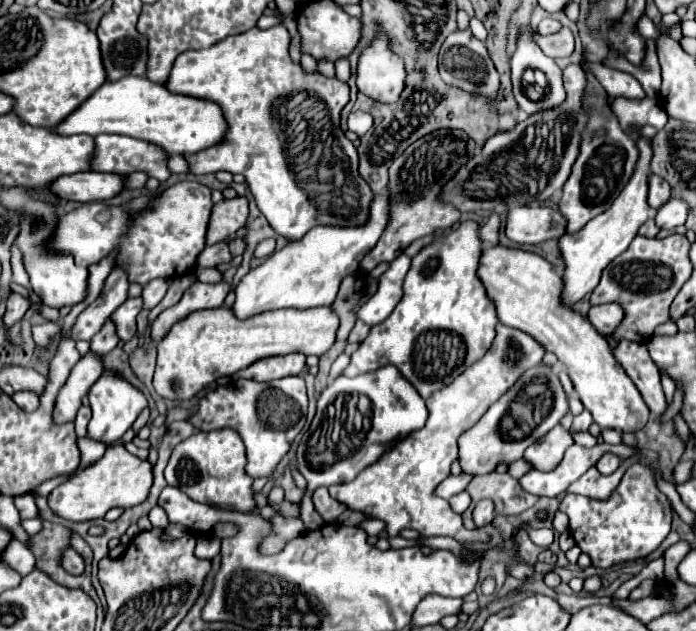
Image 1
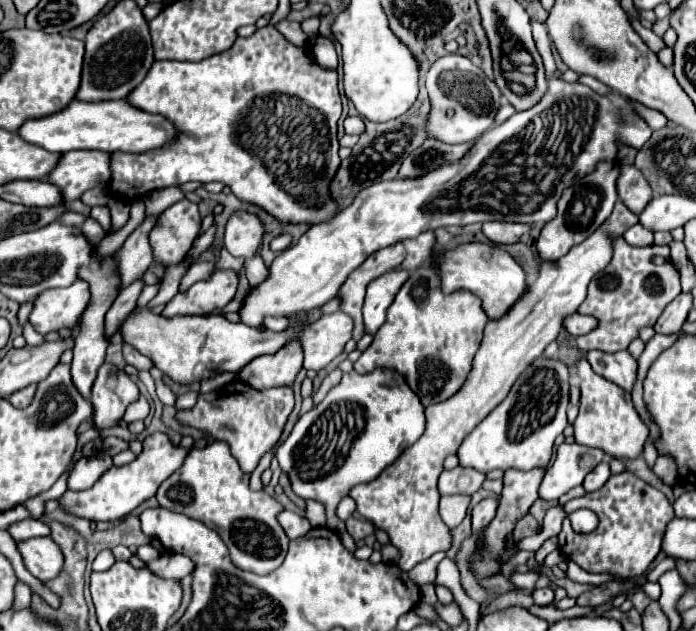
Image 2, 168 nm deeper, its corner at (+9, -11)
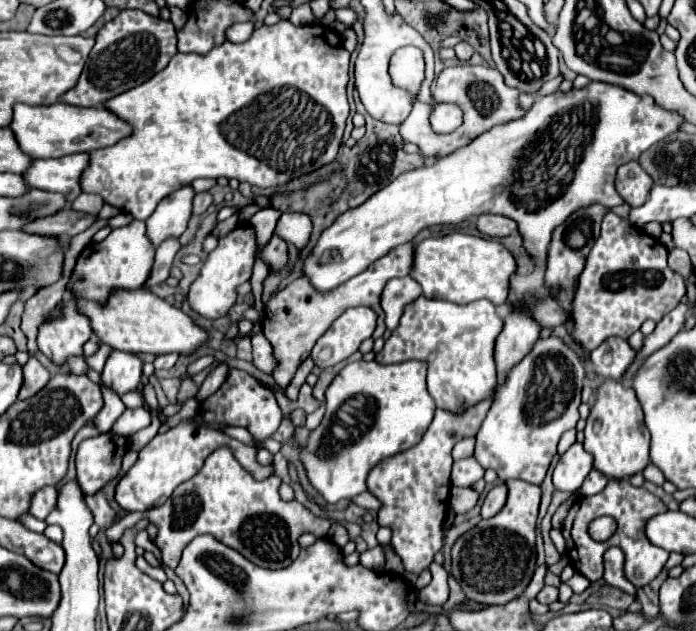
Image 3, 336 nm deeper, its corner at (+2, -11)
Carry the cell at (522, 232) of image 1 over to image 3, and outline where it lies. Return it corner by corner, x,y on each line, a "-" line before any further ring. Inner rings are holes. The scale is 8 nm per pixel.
494,214
478,216
476,226
478,226
480,232
484,232
492,238
504,238
504,236
518,234
518,224
514,220
504,218
504,216
494,216

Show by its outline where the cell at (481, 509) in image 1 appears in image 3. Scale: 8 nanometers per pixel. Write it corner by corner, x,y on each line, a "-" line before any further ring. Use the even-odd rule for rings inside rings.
496,484
482,504
482,518
496,516
504,508
504,504
506,504
506,484

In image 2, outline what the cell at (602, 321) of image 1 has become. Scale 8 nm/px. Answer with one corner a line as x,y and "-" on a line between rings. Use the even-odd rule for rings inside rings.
573,314
573,316
567,316
563,320
563,326
569,334
573,336
583,336
587,332
591,332
595,326
597,326
597,320
591,318
591,316
581,316
581,314

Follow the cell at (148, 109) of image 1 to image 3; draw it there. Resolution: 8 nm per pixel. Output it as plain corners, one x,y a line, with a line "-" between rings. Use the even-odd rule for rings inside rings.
56,102
52,106
16,104
10,128
20,148
34,158
60,158
76,152
92,152
98,148
114,146
132,134
132,126
122,118
118,120
118,116
104,106
80,108
66,102

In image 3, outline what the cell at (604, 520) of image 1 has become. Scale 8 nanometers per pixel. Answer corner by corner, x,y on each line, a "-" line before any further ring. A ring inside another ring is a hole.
610,478
606,488
600,492
600,494
594,494
594,496
578,496
574,500
574,506
572,506
572,512
570,512
570,518
566,522
566,526
562,528
564,536
566,536
566,550
568,550
568,556
572,560
572,566
582,574
586,576
590,582
596,582
602,578
602,556
604,552
610,548
610,546
618,546
622,548
624,556
626,556
626,578
636,586
636,588
642,588
646,586
650,580
654,580
660,572
662,572
662,566
666,564
668,560
668,552
664,552
664,548
658,548
654,546
644,528
646,528
646,522
650,518
654,518
656,514
662,514
662,512
668,512
668,506
658,500
652,492
648,492
646,488
634,488
626,478
624,480
616,480
616,478
-
600,516
610,516
616,520
616,532
606,540
606,542
596,542
594,538
590,538
588,534
588,526
592,520
600,518

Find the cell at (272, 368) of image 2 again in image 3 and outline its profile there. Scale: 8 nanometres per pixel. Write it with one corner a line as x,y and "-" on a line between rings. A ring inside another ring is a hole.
414,242
394,248
392,252
388,252
388,256
382,256
380,260
376,260
376,264
372,264
372,268
366,268
360,276
354,276
352,280
348,280
348,284
342,284
340,288
336,288
334,292
328,292
328,294
316,292
308,284
306,278
298,278
292,284
288,284
284,290
274,292
266,304
266,310
264,310
266,316
262,322
262,332
268,338
268,342
272,344
272,354
276,358
276,368
272,372
274,382
280,388
286,388
292,382
298,366
310,356
310,350
316,344
316,340
330,328
330,324
346,308
352,308
352,306
372,308
377,314
377,327
372,338
375,340
382,337
386,325
384,312
380,308
380,292
388,280
400,278
400,276
410,276
412,266
414,266
414,248
416,248

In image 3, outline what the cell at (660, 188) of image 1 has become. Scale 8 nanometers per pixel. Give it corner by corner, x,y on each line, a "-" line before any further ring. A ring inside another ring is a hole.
626,162
618,168
616,192
632,208
638,208
640,204
646,202
652,186
654,186
652,178
644,172
644,168
640,168
638,162

